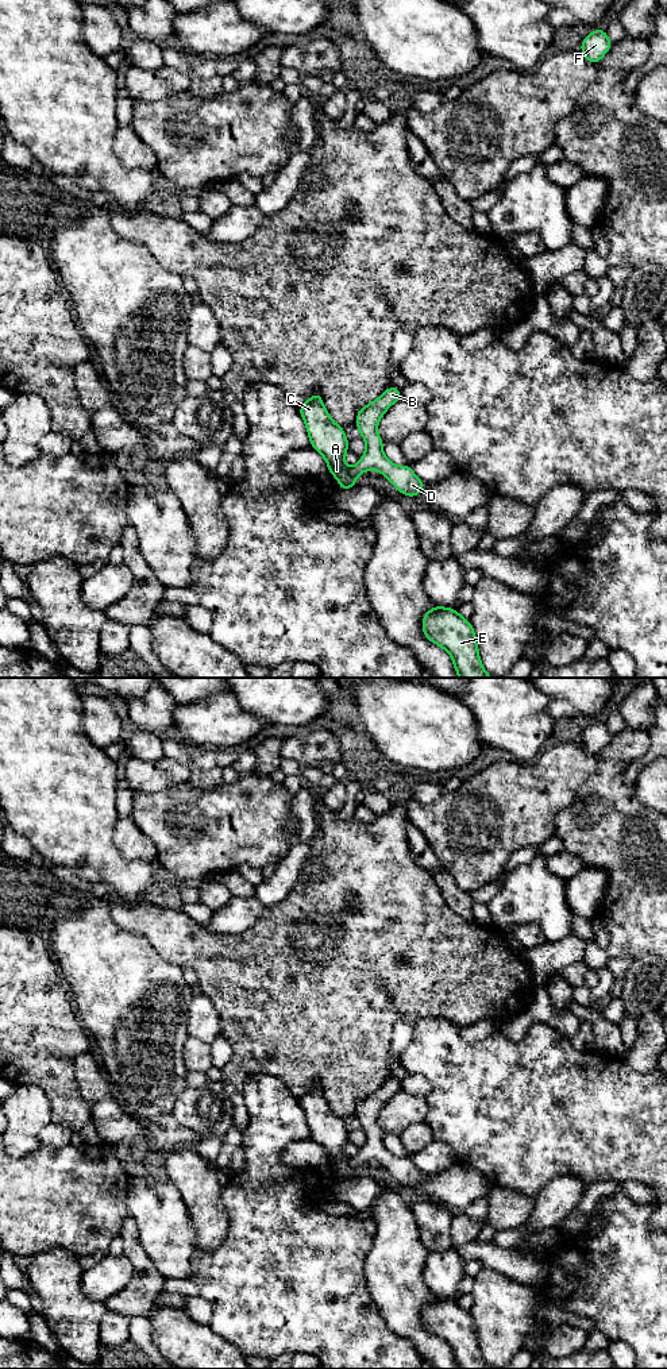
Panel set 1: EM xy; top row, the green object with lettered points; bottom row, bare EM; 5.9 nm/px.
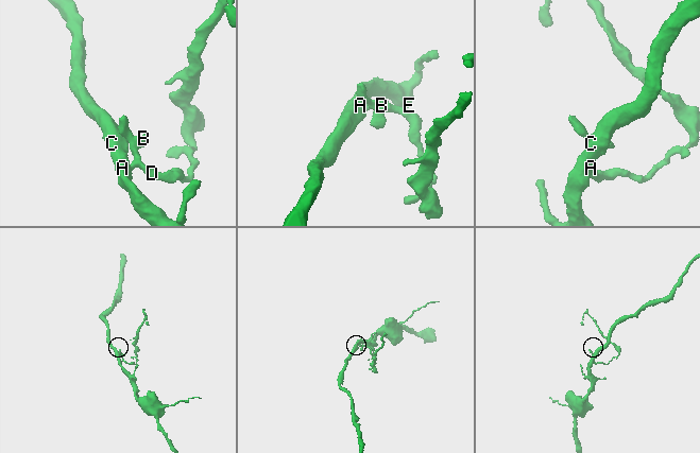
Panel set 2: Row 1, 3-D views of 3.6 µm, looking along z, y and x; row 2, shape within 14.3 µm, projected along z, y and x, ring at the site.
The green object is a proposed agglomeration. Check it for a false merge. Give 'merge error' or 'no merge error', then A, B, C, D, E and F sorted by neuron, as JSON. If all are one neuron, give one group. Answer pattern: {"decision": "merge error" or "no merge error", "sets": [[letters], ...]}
{"decision": "merge error", "sets": [["A", "C", "E"], ["B", "D", "F"]]}

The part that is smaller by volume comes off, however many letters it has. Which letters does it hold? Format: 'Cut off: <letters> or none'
Cut off: B, D, F

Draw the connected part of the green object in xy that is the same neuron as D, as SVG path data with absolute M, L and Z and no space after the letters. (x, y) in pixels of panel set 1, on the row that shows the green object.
M389 386L377 400L358 410L355 425L366 441L366 451L361 460L352 467L351 477L356 477L369 470L377 470L386 477L390 483L404 495L417 498L427 483L420 481L410 464L396 466L383 454L383 440L379 437L377 425L385 412L398 400L401 389Z

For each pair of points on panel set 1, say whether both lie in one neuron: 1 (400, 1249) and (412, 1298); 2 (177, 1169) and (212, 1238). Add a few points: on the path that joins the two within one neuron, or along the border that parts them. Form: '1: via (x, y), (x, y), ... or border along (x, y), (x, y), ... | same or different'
1: via (400, 1261), (400, 1285) | same
2: via (195, 1187), (201, 1194), (211, 1221) | same

